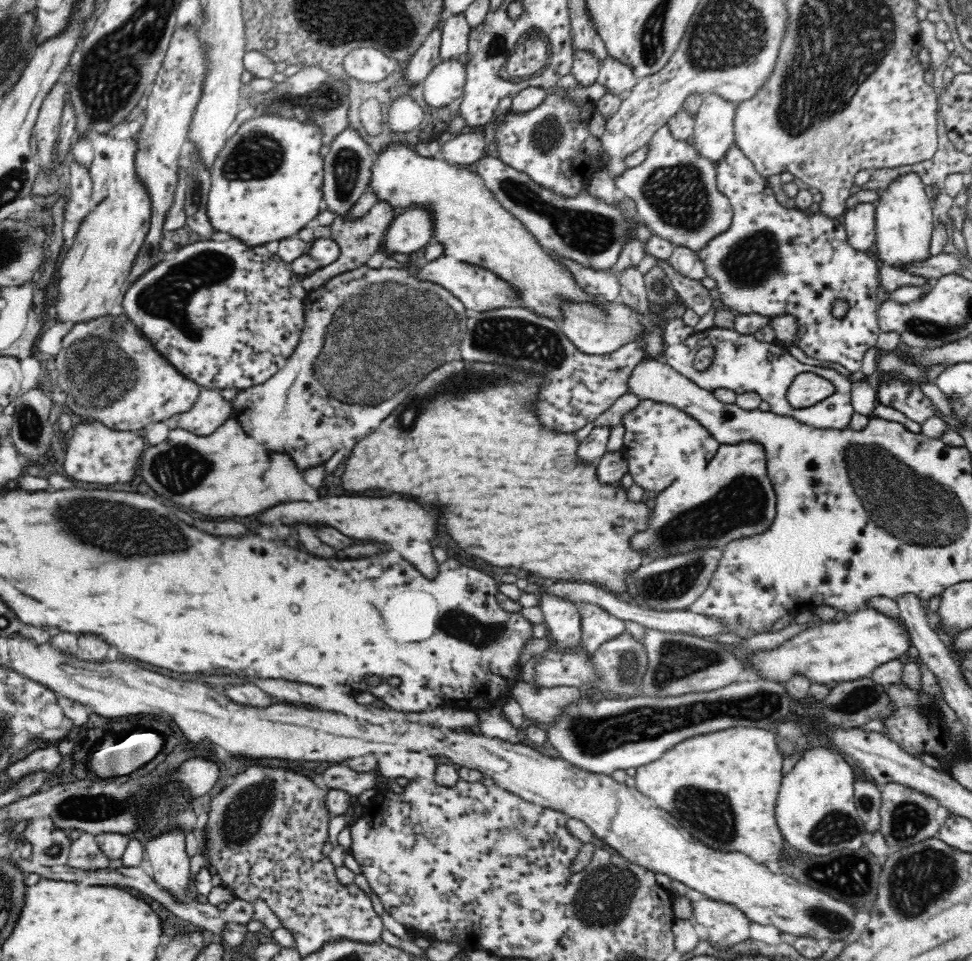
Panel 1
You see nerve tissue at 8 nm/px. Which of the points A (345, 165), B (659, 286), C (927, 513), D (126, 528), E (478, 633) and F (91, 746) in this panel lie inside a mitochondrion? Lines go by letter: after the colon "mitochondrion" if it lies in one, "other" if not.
A: mitochondrion
B: mitochondrion
C: mitochondrion
D: mitochondrion
E: mitochondrion
F: other

